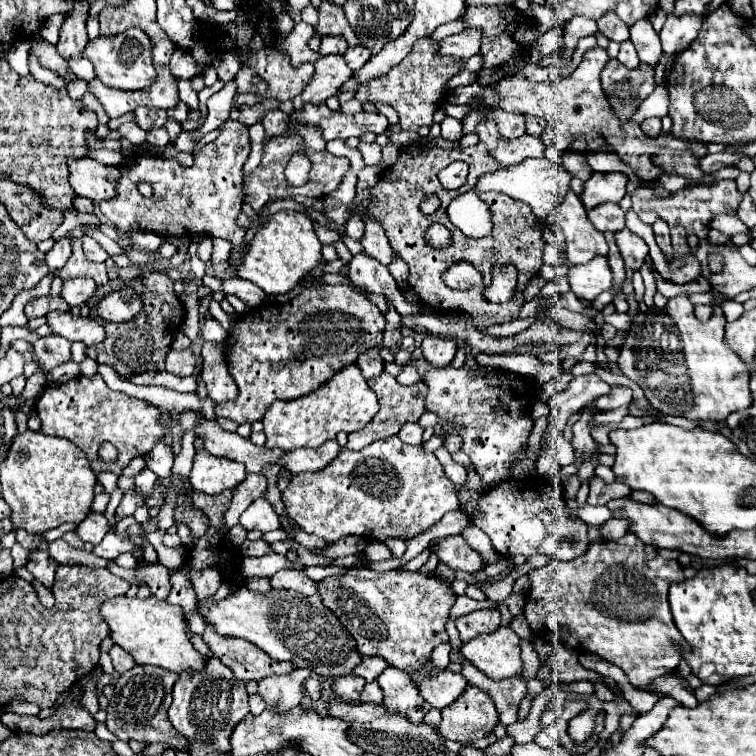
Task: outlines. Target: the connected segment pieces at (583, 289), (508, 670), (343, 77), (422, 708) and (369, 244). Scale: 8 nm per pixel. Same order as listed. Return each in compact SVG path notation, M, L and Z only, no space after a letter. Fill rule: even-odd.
M593 258L591 262L569 270L569 284L577 298L593 300L611 288L611 268L605 258Z
M499 628L493 634L481 634L473 640L469 640L467 644L461 646L461 654L475 664L485 676L489 676L491 680L505 680L505 678L513 678L517 674L523 672L523 660L521 660L521 646L519 646L519 636L511 630L511 628Z
M321 56L315 62L315 76L303 90L303 100L311 104L325 104L329 96L335 96L339 88L353 76L343 56Z
M389 666L377 678L377 684L383 690L385 706L393 712L405 714L411 722L421 722L431 708L419 694L419 688L409 680L409 676L399 672L395 666Z
M365 218L365 236L363 236L361 244L363 244L365 252L369 256L373 256L377 262L381 262L383 266L389 266L397 258L383 228L377 226L377 222L369 222L369 218Z

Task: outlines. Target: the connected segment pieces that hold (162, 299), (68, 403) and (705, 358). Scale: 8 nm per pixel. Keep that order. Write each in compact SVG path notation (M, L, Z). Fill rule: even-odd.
M161 272L141 274L135 280L131 280L129 286L133 286L133 290L141 294L145 310L129 322L105 324L107 330L105 342L101 342L101 346L91 346L85 350L89 358L93 358L97 364L111 366L125 380L145 370L165 370L165 356L171 350L173 338L181 330L181 322L185 316L183 304L173 292L173 280L167 274Z
M99 374L91 378L79 376L67 384L47 386L35 404L37 416L39 416L39 408L41 408L41 422L43 422L41 432L47 436L67 438L73 444L77 444L89 456L89 462L95 472L109 470L121 474L121 468L129 464L131 458L149 454L153 444L167 434L167 430L157 422L157 416L161 414L159 408L143 400L129 398L123 392L109 390L109 386L103 382ZM103 442L111 442L117 448L119 456L115 462L101 462L99 446Z
M681 294L669 300L667 312L643 312L635 318L619 354L619 368L643 388L647 400L659 412L723 422L729 414L753 404L749 372L741 366L741 358L725 346L723 334L725 318L721 308L715 308L711 320L699 322L693 316L693 304Z

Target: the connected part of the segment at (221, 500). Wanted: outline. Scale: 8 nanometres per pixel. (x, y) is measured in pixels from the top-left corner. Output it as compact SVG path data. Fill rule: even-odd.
M227 490L225 494L219 494L219 496L207 496L201 492L193 492L193 504L201 506L201 510L205 510L205 514L209 514L209 520L211 520L209 534L215 534L217 528L221 526L221 518L223 518L231 498L233 498L231 490Z

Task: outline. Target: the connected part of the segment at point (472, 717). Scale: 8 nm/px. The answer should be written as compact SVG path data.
M467 686L465 694L441 710L439 732L445 740L473 742L487 736L497 724L493 700L479 688Z

